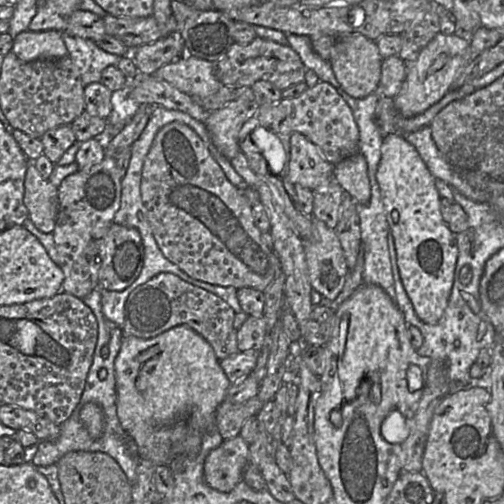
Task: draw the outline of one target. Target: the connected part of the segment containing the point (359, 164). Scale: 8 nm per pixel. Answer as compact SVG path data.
M354 154L333 166L333 178L358 204L366 204L371 197L368 166L365 157Z

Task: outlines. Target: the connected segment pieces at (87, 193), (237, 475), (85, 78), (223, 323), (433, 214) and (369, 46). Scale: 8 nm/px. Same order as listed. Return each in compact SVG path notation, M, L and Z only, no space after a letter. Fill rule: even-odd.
M106 155L101 163L93 166L88 171L78 171L70 174L57 187L59 207L52 234L59 255L59 267L64 273L62 290L77 298L83 299L93 290L100 288L96 267L87 258L87 248L93 241L103 238L113 223L113 218L121 202L121 182L122 177L119 175L114 157Z
M240 436L224 440L204 459L204 479L213 489L231 491L241 480L249 461L249 444Z
M63 33L68 55L79 69L83 85L100 82L103 70L110 65L118 65L122 56L107 52L92 39Z
M163 272L130 293L125 303L125 321L121 330L124 338L135 336L150 339L175 326L187 325L212 346L219 360L223 360L240 352L234 327L235 315L230 305L220 297L174 274Z
M390 134L383 137L381 160L376 172L389 230L393 236L400 278L417 317L424 323L436 324L447 307L451 294L458 257L455 235L450 231L441 213L441 197L435 178L415 147L403 136Z
M355 33L334 37L329 62L342 89L351 97L362 99L378 92L381 81L382 60L376 41Z

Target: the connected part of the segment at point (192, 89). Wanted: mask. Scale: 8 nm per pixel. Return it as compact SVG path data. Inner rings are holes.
M187 55L187 57L182 57L174 62L165 64L153 75L159 79L170 82L173 86L191 97L211 96L217 93L223 85L215 74L215 64L193 55Z

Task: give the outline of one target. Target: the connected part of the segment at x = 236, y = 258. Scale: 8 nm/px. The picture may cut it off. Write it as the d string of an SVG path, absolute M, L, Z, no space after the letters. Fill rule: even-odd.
M172 122L165 125L157 133L144 161L140 188L142 201L147 210L147 218L159 249L170 262L177 265L188 276L212 285L234 287L236 289L247 287L264 292L274 278L282 271L274 249L268 248L261 240L262 233L255 225L252 206L248 199L238 187L227 179L222 168L212 157L205 143L189 126L180 122Z

